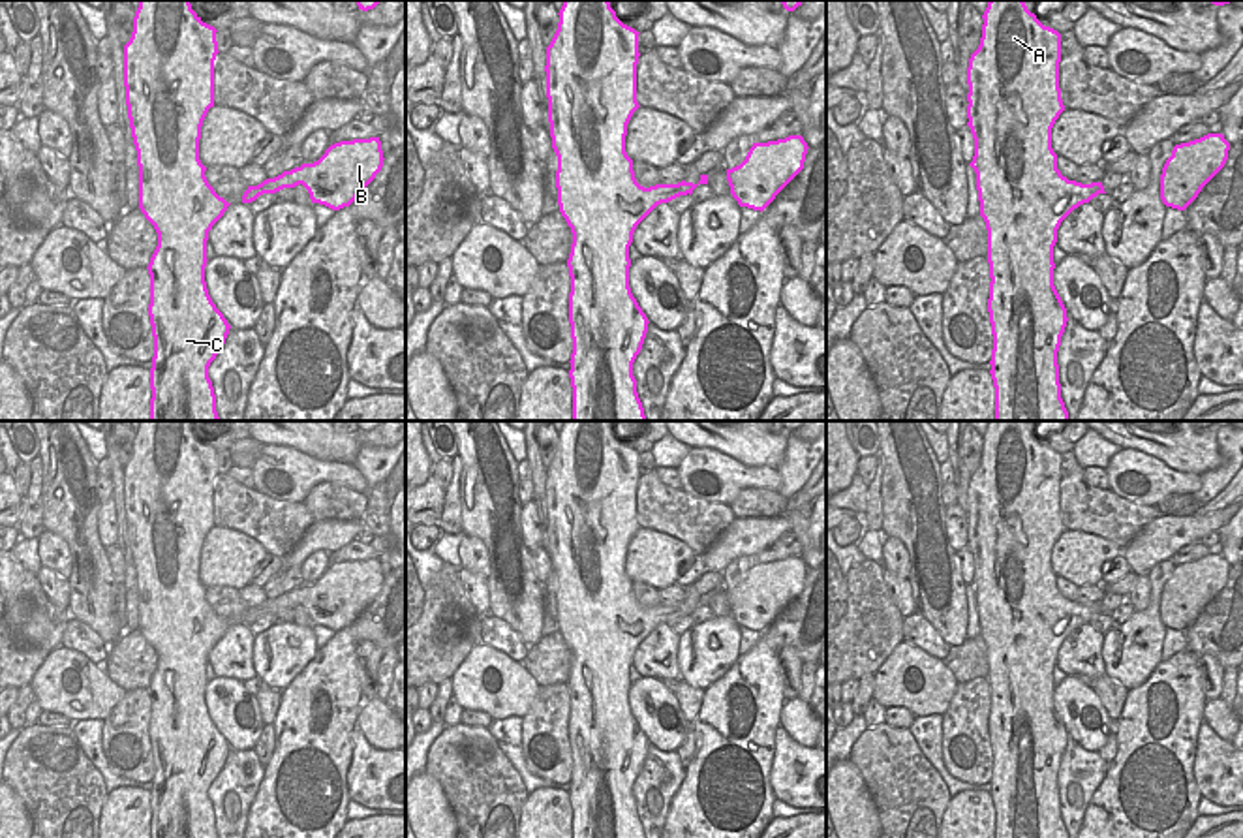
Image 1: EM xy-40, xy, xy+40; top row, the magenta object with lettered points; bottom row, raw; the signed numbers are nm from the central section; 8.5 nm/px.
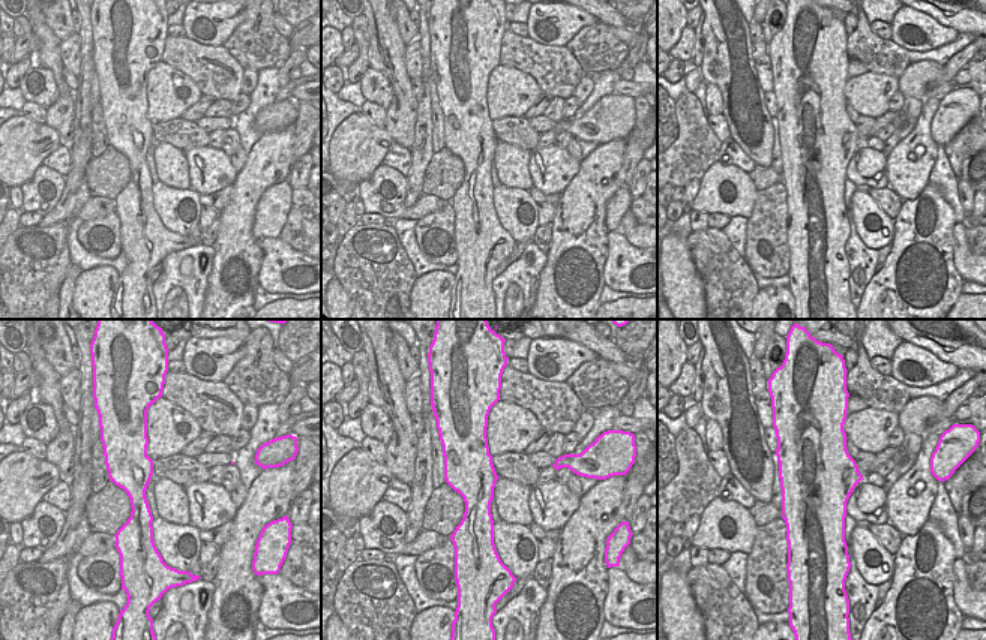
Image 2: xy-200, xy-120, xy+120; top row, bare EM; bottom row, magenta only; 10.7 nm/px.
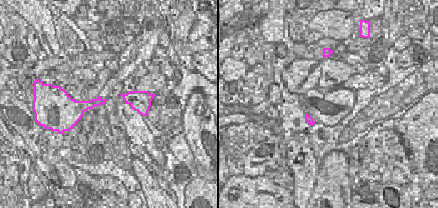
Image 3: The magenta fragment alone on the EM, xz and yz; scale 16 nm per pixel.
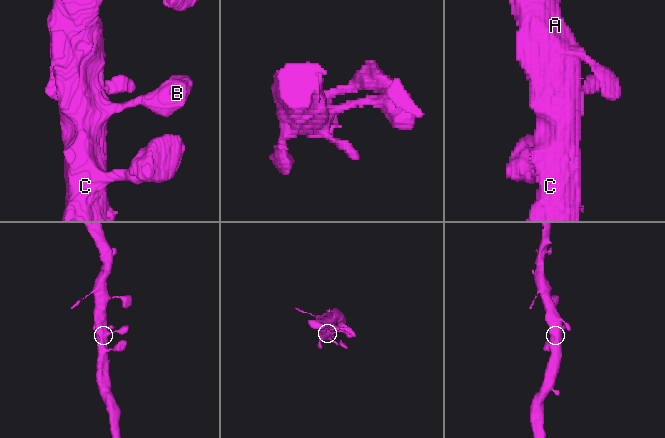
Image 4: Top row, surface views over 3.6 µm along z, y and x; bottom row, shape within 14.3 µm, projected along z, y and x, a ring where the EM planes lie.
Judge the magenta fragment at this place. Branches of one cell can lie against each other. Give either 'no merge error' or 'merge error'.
no merge error

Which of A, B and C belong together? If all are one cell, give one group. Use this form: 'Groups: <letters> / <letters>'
Groups: A B C

